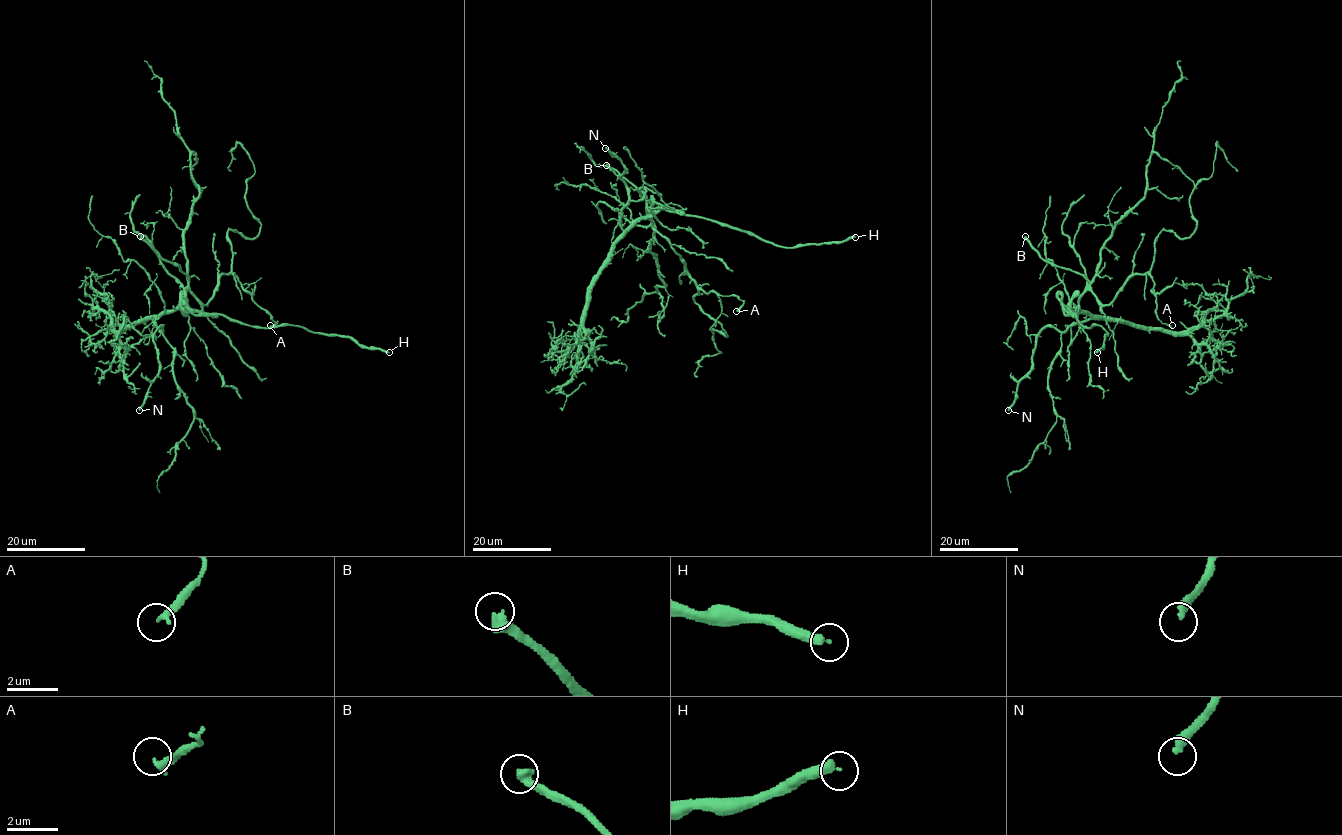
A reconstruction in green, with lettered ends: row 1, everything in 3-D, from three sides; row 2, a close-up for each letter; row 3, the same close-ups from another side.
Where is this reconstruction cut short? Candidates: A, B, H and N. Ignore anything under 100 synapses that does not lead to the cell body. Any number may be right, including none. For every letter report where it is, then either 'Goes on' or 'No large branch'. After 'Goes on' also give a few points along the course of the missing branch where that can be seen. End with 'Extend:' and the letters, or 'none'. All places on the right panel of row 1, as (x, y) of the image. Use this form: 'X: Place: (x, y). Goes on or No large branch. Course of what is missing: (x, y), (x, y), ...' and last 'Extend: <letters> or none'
A: Place: (1172, 325). No large branch
B: Place: (1025, 236). Goes on. Course of what is missing: (1025, 236), (1000, 173), (1000, 144), (997, 142)
H: Place: (1097, 352). No large branch
N: Place: (1008, 410). No large branch
Extend: B

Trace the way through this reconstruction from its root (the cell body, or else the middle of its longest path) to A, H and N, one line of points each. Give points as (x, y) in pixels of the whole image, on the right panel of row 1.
A: (1102, 303), (1108, 304), (1132, 276), (1147, 273), (1154, 282), (1156, 315), (1172, 325)
H: (1102, 303), (1087, 290), (1079, 305), (1070, 310), (1084, 327), (1099, 325), (1107, 333), (1097, 352)
N: (1102, 303), (1087, 290), (1079, 302), (1087, 320), (1040, 332), (1032, 369), (1008, 410)

